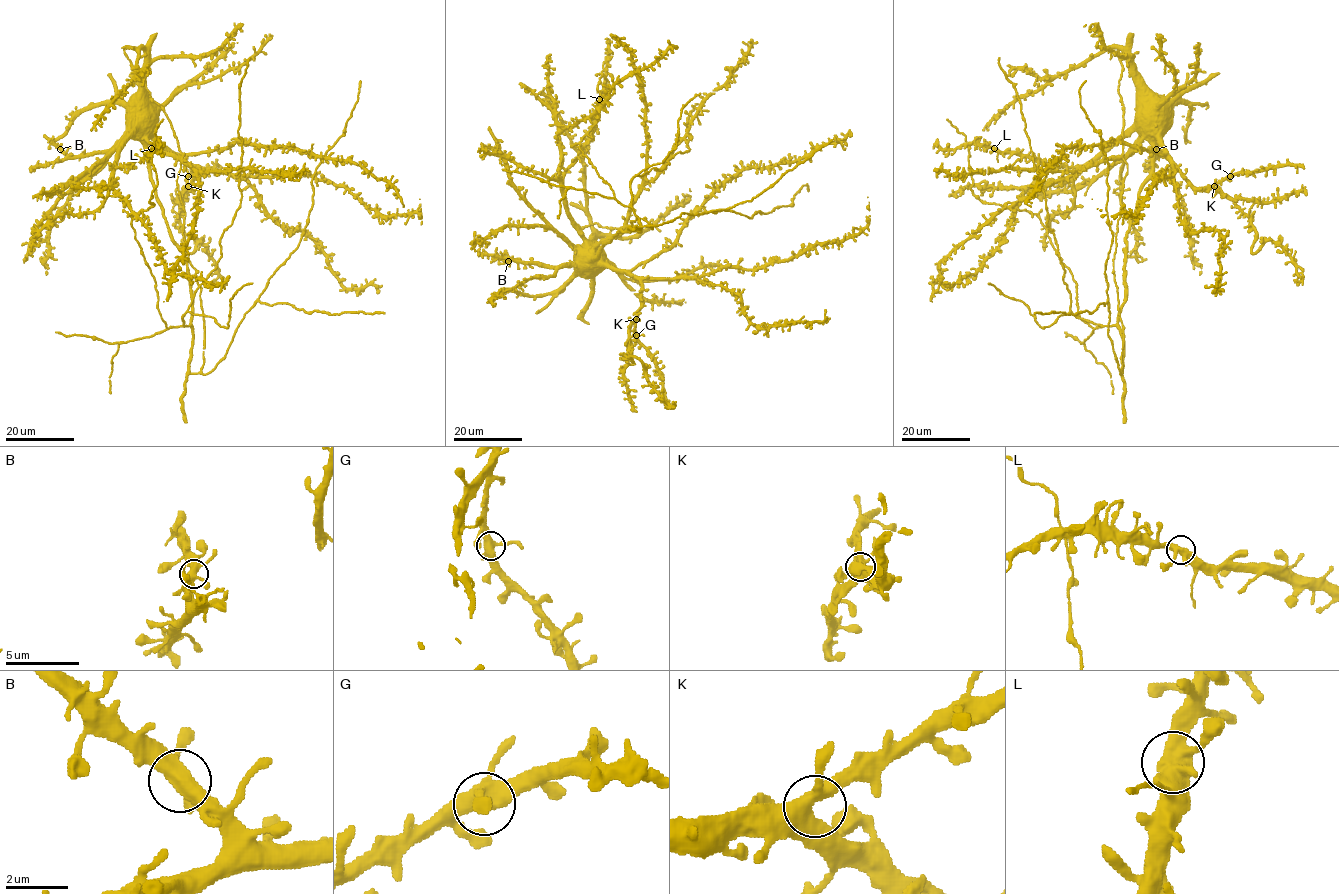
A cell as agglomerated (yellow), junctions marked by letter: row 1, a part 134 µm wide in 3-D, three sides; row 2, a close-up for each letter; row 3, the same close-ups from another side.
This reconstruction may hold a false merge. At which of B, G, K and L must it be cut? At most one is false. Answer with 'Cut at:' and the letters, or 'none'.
Cut at: none

